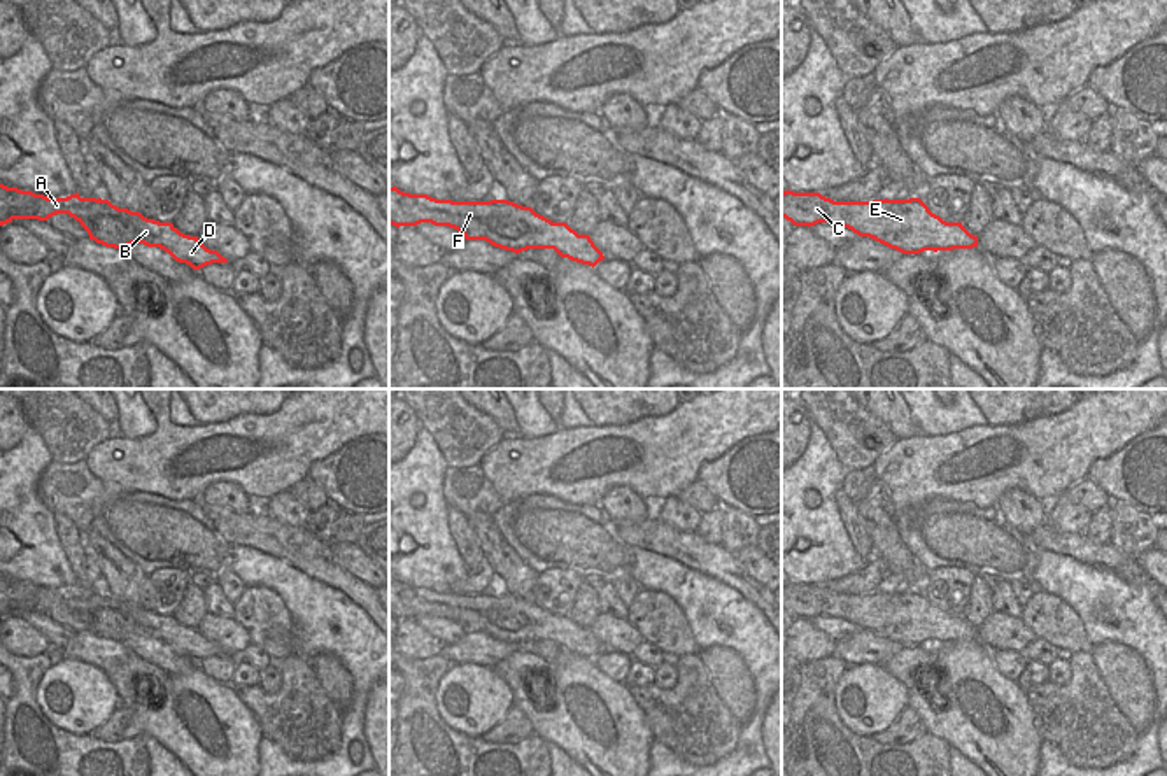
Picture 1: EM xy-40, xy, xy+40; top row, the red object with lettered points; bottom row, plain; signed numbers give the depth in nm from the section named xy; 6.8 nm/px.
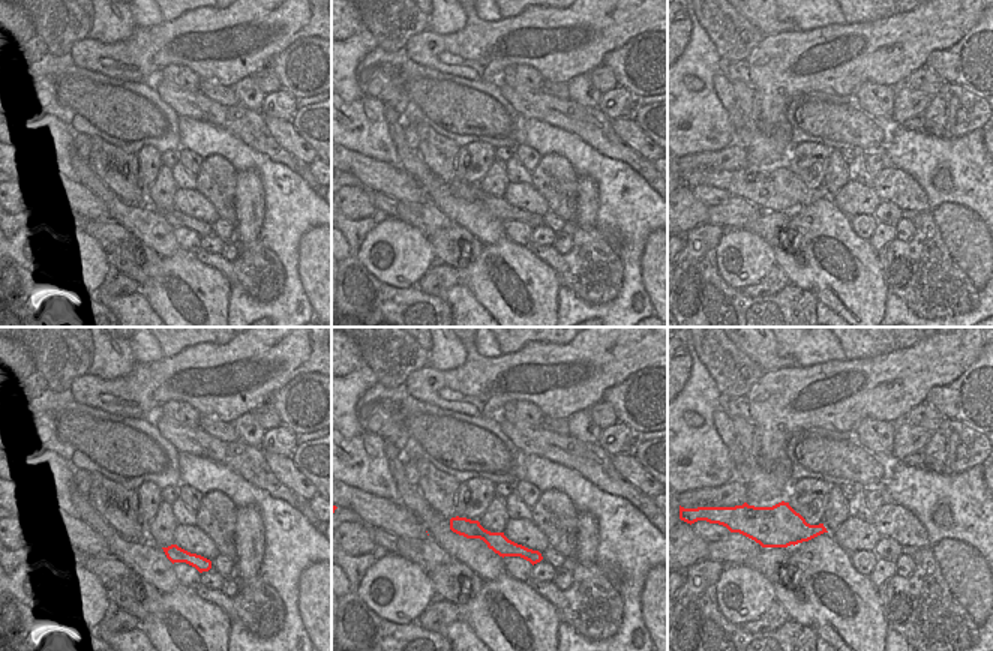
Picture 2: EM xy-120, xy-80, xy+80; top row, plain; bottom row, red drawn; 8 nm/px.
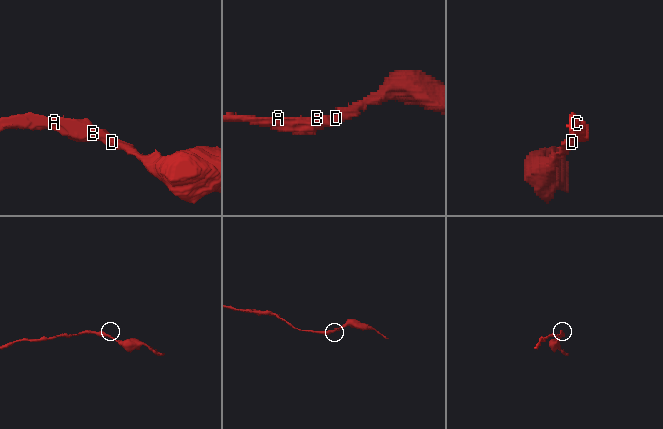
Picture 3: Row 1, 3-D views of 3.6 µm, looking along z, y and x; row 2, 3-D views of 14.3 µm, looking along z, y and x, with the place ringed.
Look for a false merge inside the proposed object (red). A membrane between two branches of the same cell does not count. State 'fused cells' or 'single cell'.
single cell

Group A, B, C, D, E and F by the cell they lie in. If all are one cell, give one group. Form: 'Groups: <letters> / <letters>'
Groups: A B C D E F

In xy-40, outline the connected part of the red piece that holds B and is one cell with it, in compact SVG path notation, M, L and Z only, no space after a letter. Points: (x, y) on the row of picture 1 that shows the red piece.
M0 184L0 226L14 219L47 221L56 214L68 214L79 221L89 240L105 247L124 249L131 243L159 247L193 270L228 263L217 250L207 249L198 236L180 233L172 222L147 219L140 212L119 208L109 200L81 198L79 193L67 198L47 198Z

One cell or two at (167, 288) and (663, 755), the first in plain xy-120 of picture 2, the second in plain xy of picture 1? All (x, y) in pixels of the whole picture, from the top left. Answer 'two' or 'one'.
two

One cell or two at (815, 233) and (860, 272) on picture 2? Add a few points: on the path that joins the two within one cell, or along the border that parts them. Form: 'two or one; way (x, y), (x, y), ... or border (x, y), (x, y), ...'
one; way (828, 236), (833, 237), (833, 243), (848, 258)

